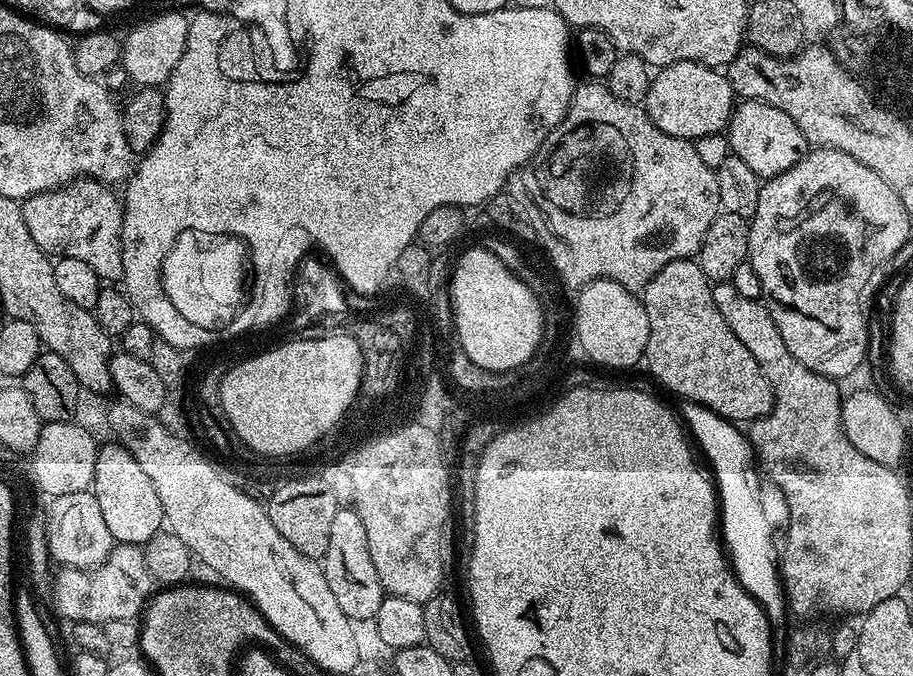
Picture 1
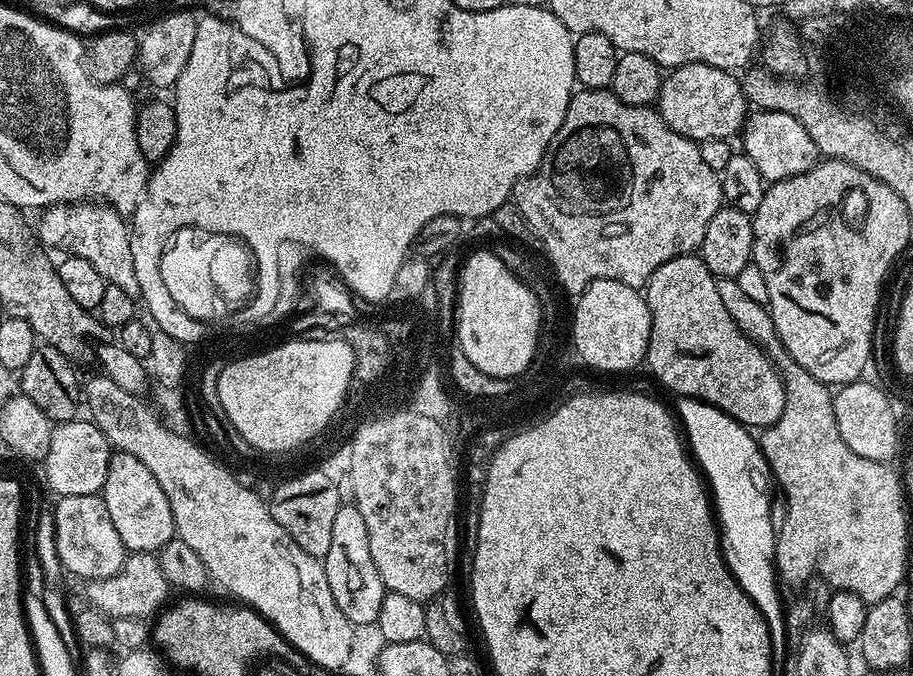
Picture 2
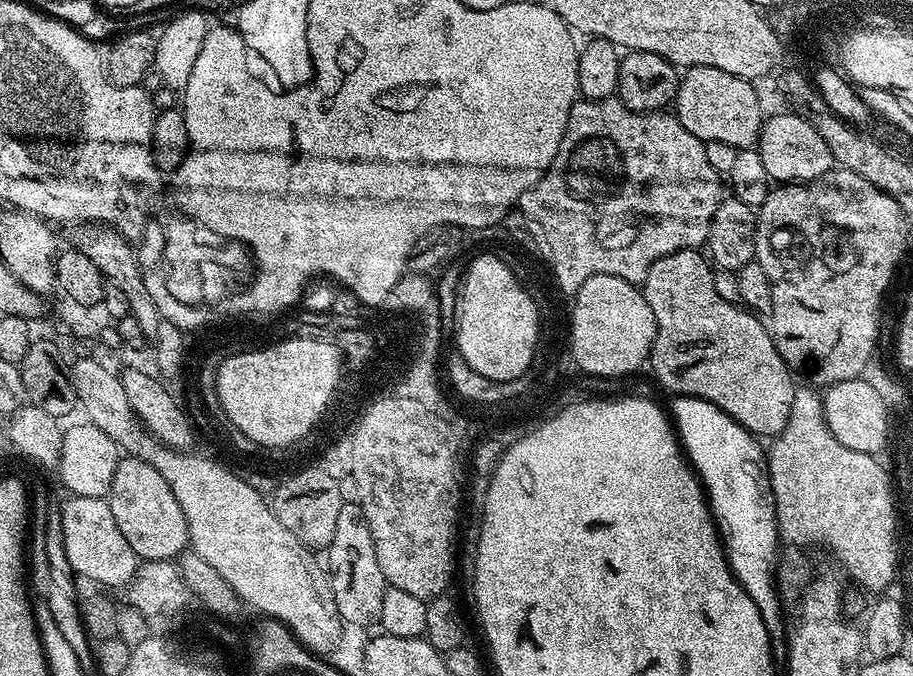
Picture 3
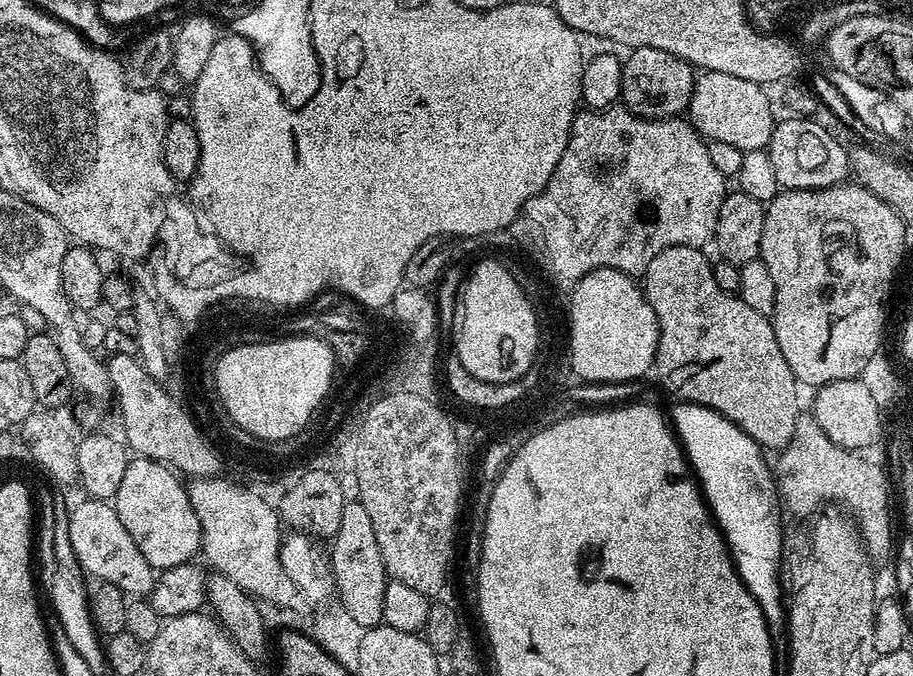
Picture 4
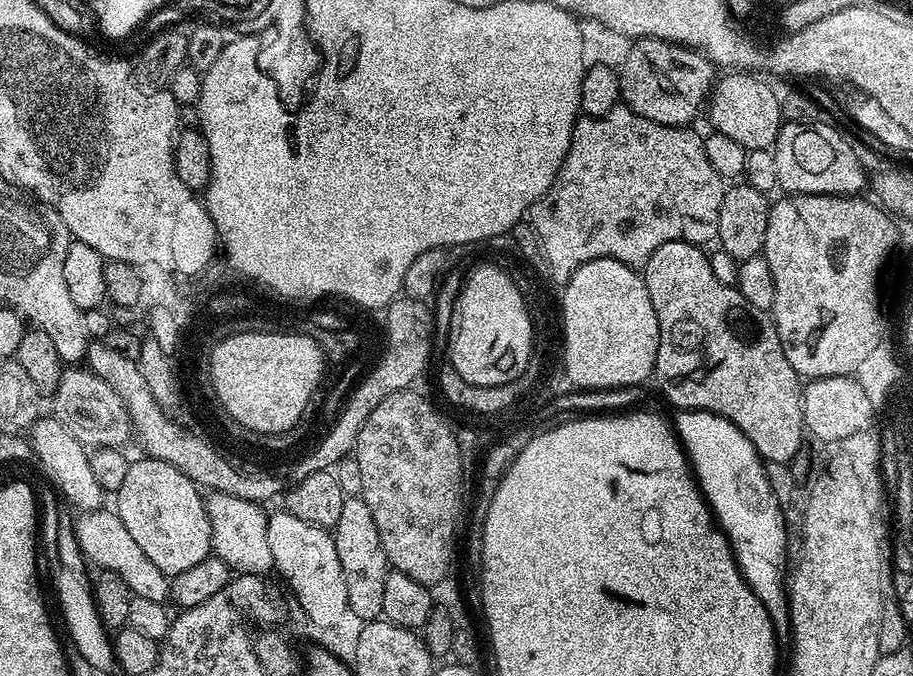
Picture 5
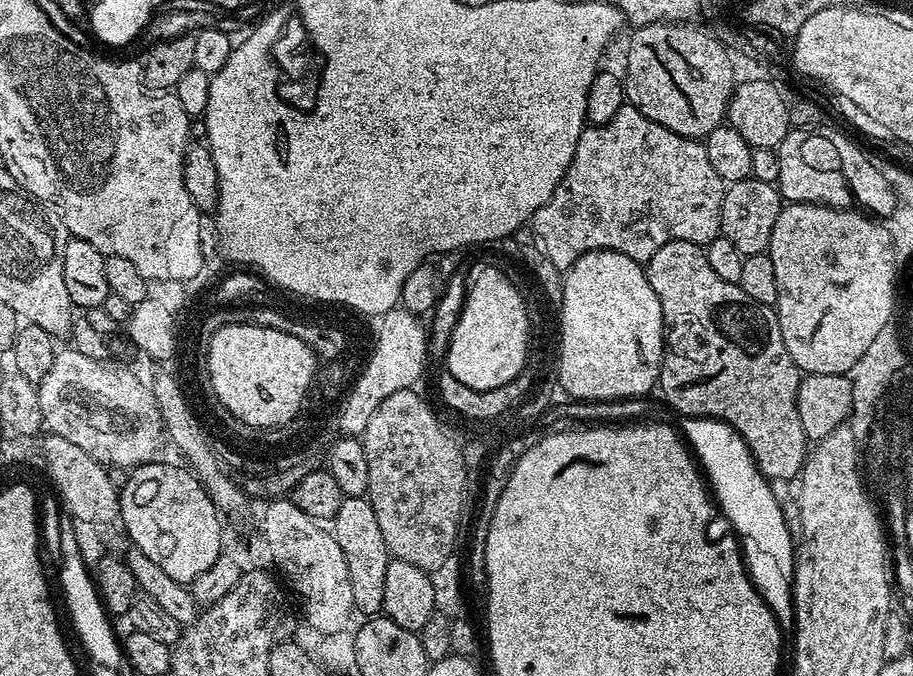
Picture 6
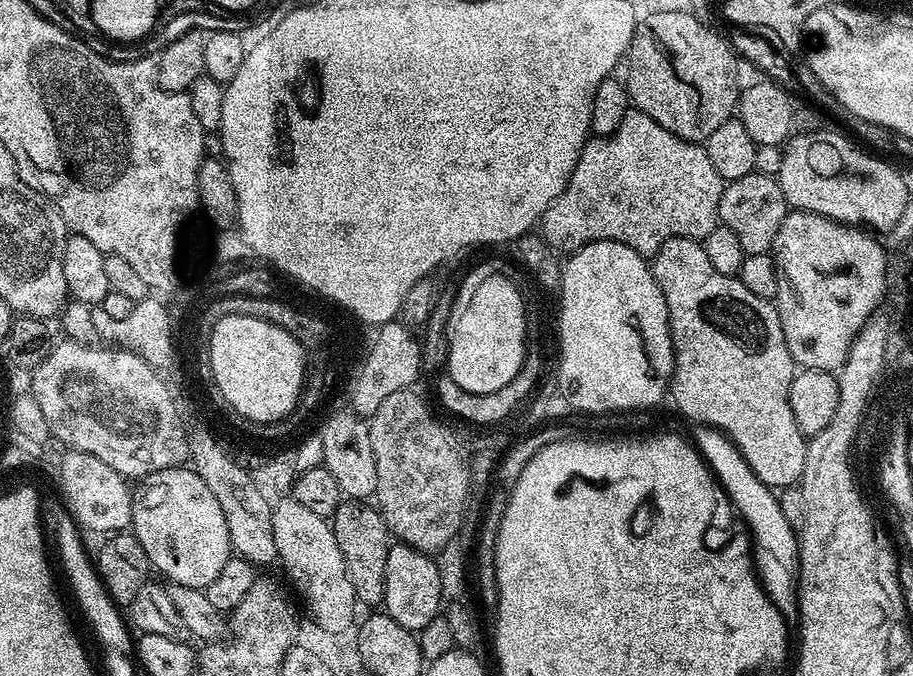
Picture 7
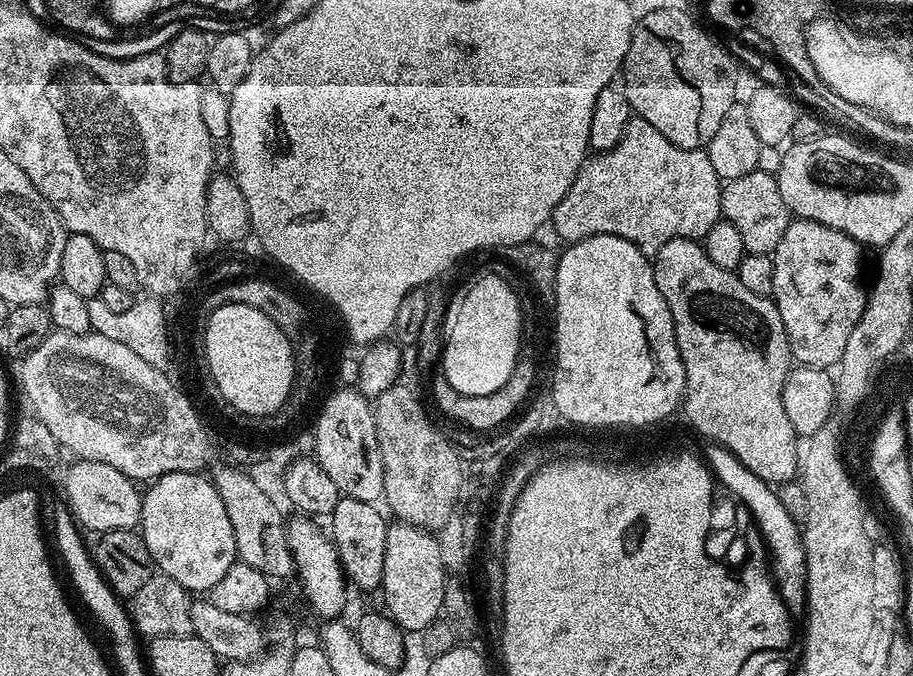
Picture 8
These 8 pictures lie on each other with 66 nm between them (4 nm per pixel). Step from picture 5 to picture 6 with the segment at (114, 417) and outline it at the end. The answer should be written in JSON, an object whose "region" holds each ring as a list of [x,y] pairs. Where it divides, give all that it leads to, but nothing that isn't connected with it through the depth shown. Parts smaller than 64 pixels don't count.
{"region":[[[71,346],[65,348],[65,352],[60,350],[55,353],[49,373],[38,383],[44,428],[53,436],[74,442],[74,446],[86,450],[90,458],[113,469],[131,470],[139,464],[153,463],[159,457],[156,455],[160,452],[160,439],[165,439],[166,431],[151,387],[120,364],[95,360]]]}

